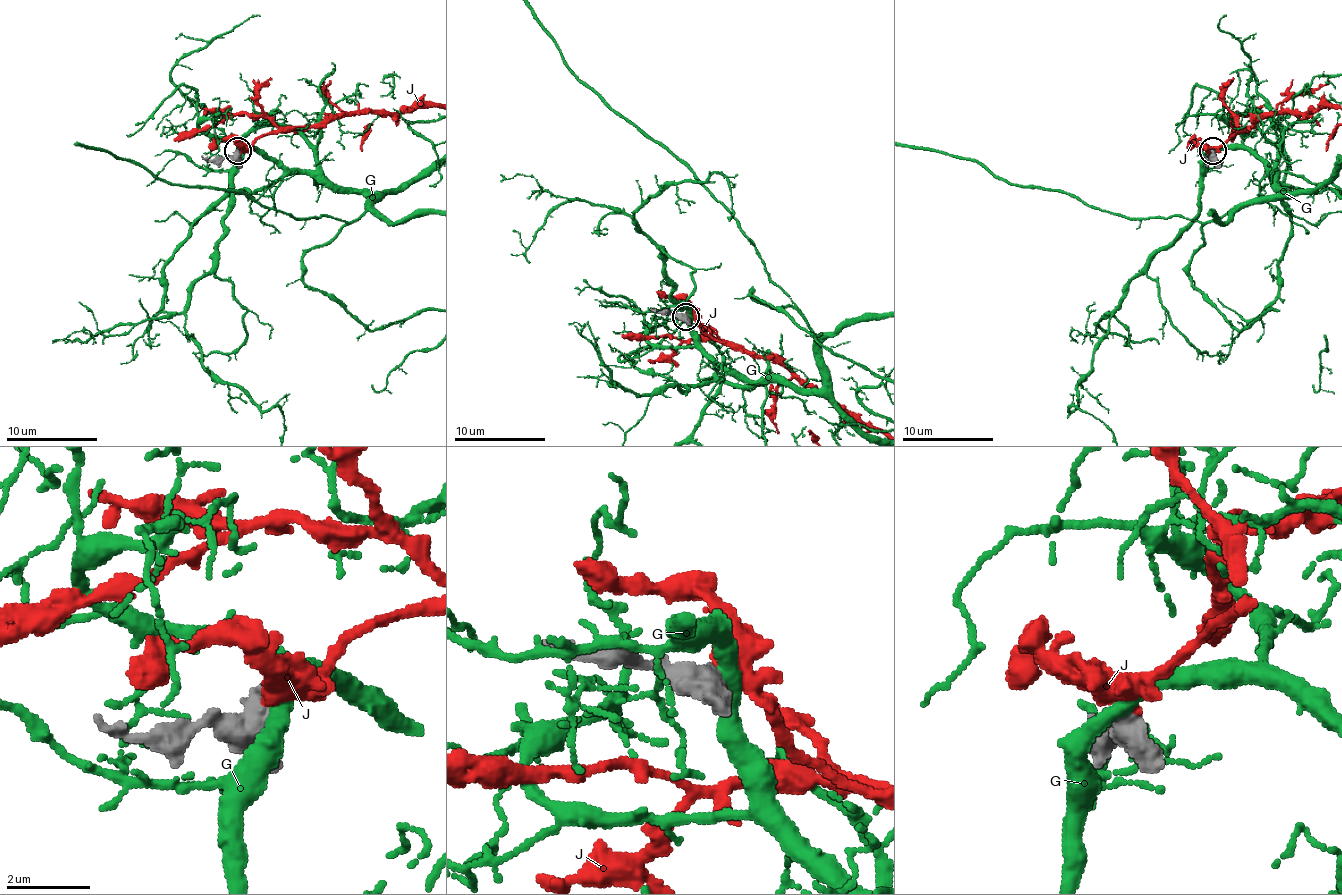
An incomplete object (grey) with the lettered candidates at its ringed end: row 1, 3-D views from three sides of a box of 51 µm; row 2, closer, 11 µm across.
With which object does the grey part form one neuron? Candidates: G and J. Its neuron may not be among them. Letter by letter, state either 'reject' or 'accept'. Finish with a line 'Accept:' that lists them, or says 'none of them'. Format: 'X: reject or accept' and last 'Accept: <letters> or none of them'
G: reject
J: reject
Accept: none of them

